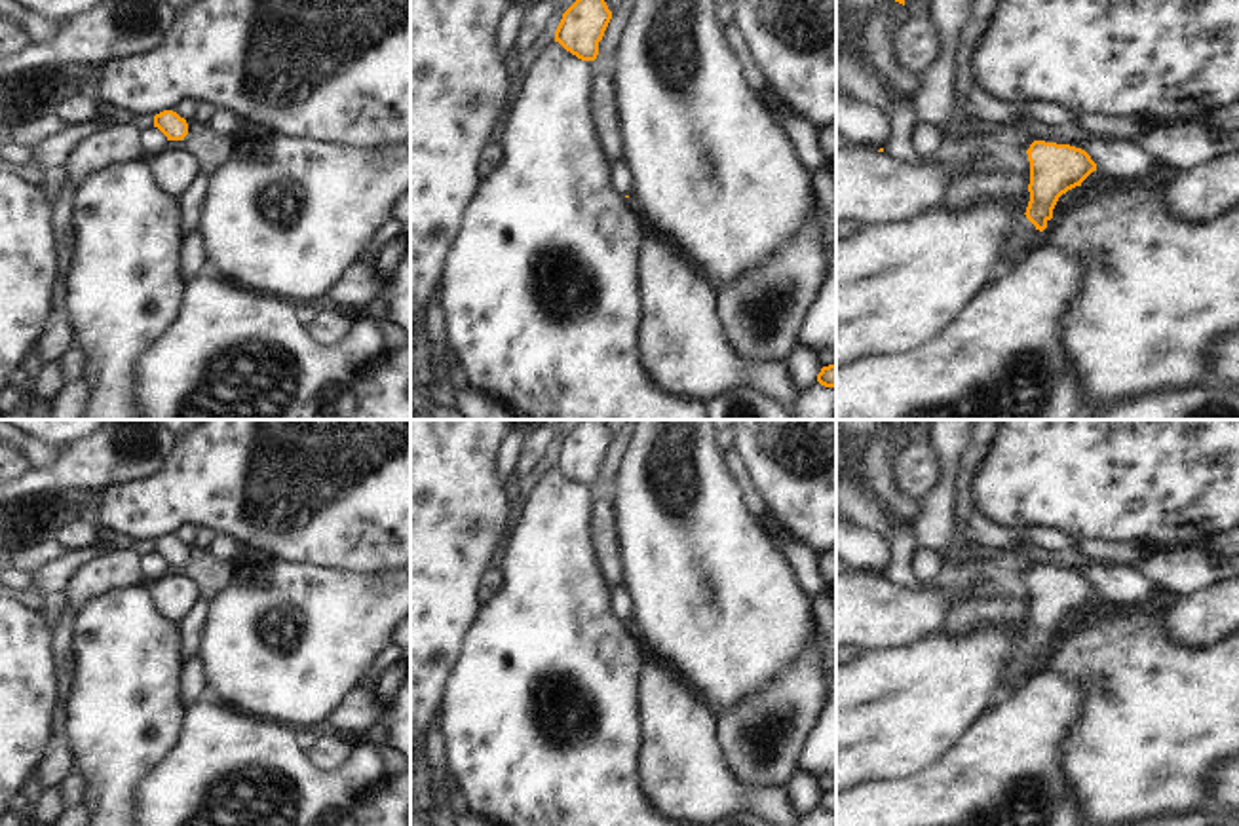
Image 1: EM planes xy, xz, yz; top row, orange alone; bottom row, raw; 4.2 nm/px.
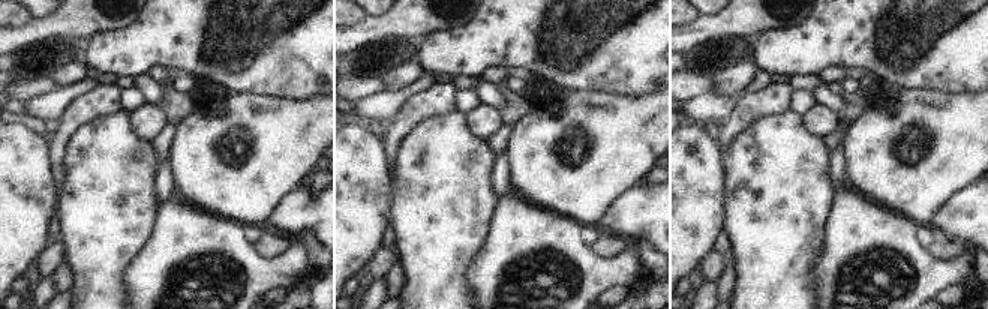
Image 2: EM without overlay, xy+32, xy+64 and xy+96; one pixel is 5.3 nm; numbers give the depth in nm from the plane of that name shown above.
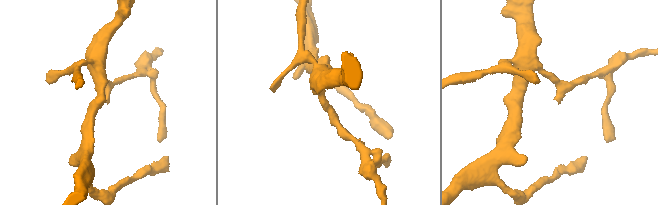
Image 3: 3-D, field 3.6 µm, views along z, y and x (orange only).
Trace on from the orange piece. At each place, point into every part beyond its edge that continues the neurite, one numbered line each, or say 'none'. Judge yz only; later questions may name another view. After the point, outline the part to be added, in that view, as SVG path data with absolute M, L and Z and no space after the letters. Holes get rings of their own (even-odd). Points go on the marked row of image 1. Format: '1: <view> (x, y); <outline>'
1: yz (1019, 245); M1022 218L1015 226L1015 234L1003 249L1003 256L994 272L994 279L1009 273L1022 260L1026 260L1032 247L1038 245L1034 232L1036 232L1036 226L1028 218Z

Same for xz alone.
none

